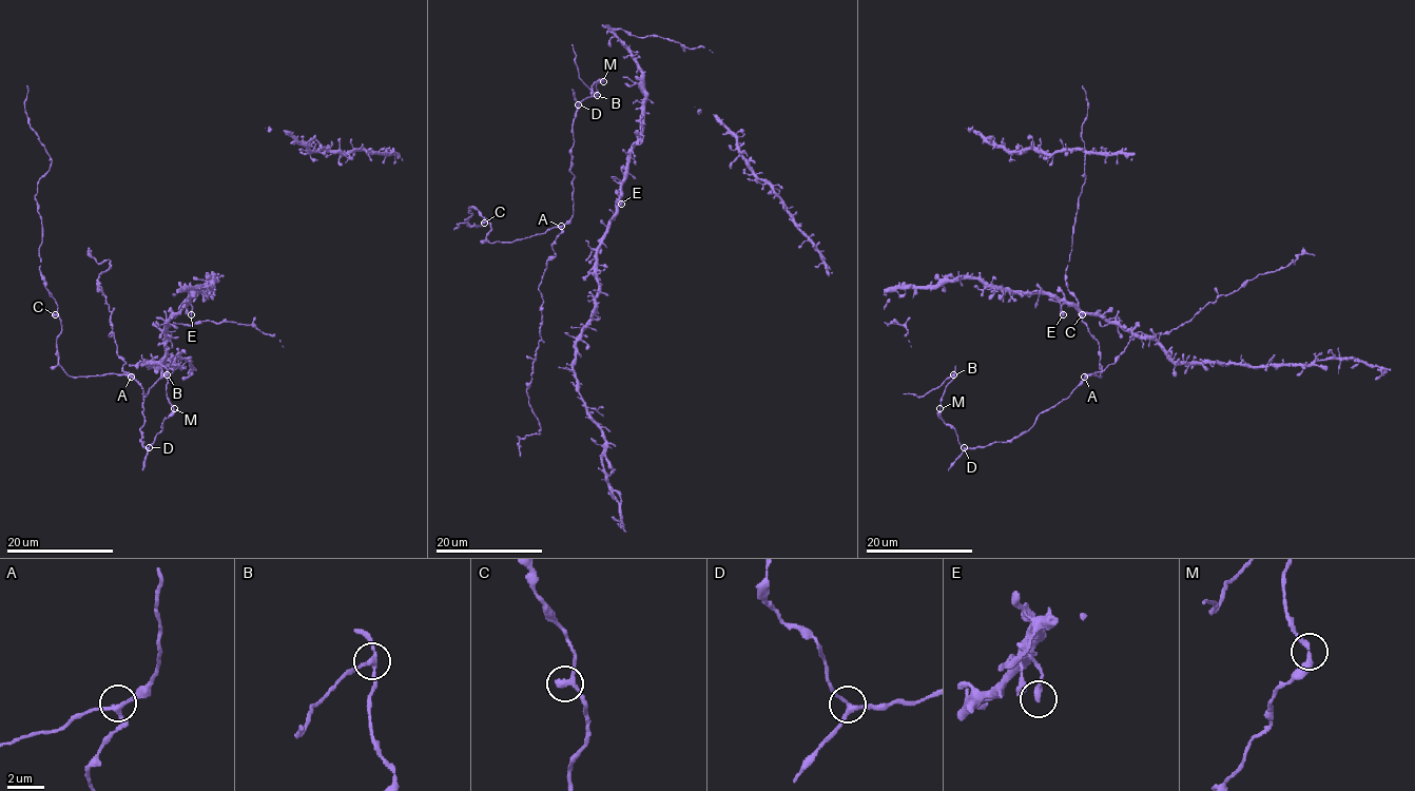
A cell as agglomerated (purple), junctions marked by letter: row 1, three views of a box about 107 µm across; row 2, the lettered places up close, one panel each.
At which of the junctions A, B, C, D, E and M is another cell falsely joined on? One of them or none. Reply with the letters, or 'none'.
B

